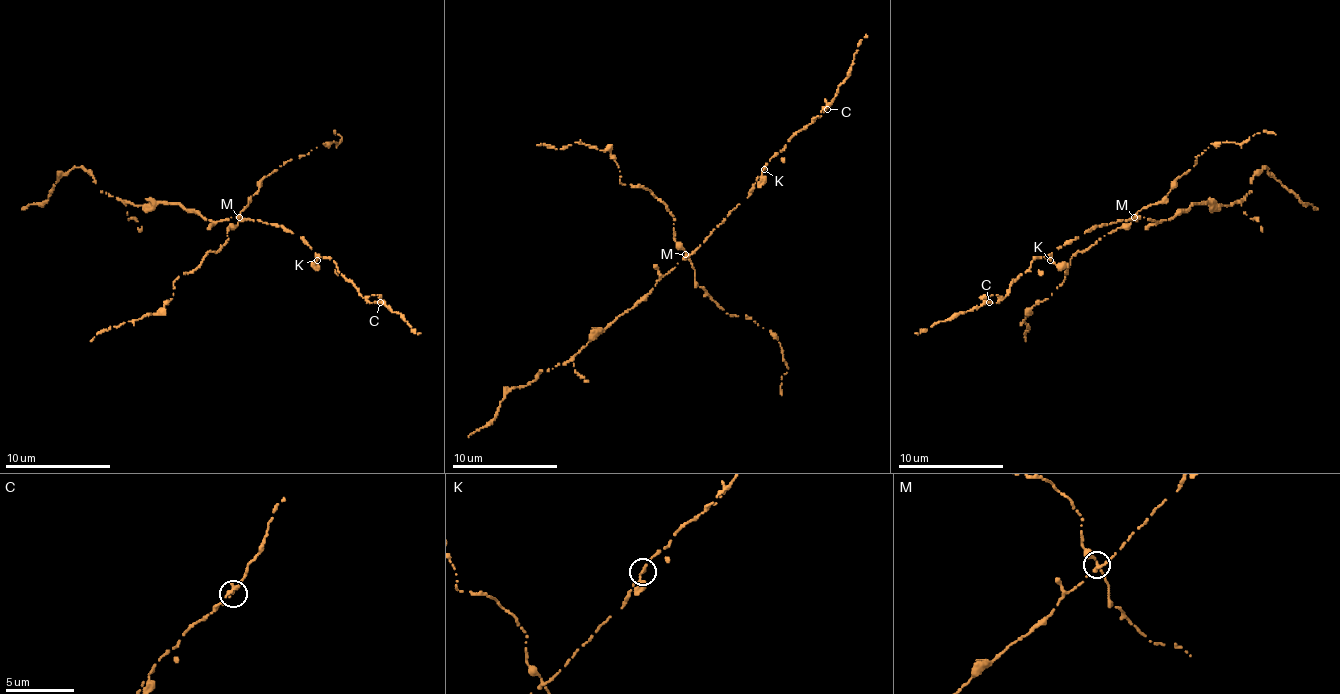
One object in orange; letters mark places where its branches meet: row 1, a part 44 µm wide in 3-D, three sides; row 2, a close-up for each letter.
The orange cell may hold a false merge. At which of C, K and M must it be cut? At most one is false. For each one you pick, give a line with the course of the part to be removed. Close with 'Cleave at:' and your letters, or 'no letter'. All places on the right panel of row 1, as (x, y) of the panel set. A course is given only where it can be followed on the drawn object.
M: foreign part runs (1134, 218), (1071, 257), (1065, 276), (1047, 299), (1031, 307), (1023, 320), (1029, 326), (1026, 341)
Cleave at: M

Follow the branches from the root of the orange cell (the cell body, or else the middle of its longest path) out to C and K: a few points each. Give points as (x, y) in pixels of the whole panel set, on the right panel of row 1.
C: (1134, 218), (1094, 226), (1050, 255), (1036, 257), (1002, 297), (992, 294), (986, 299), (989, 302)
K: (1134, 218), (1094, 226), (1065, 241), (1052, 252), (1050, 260)

